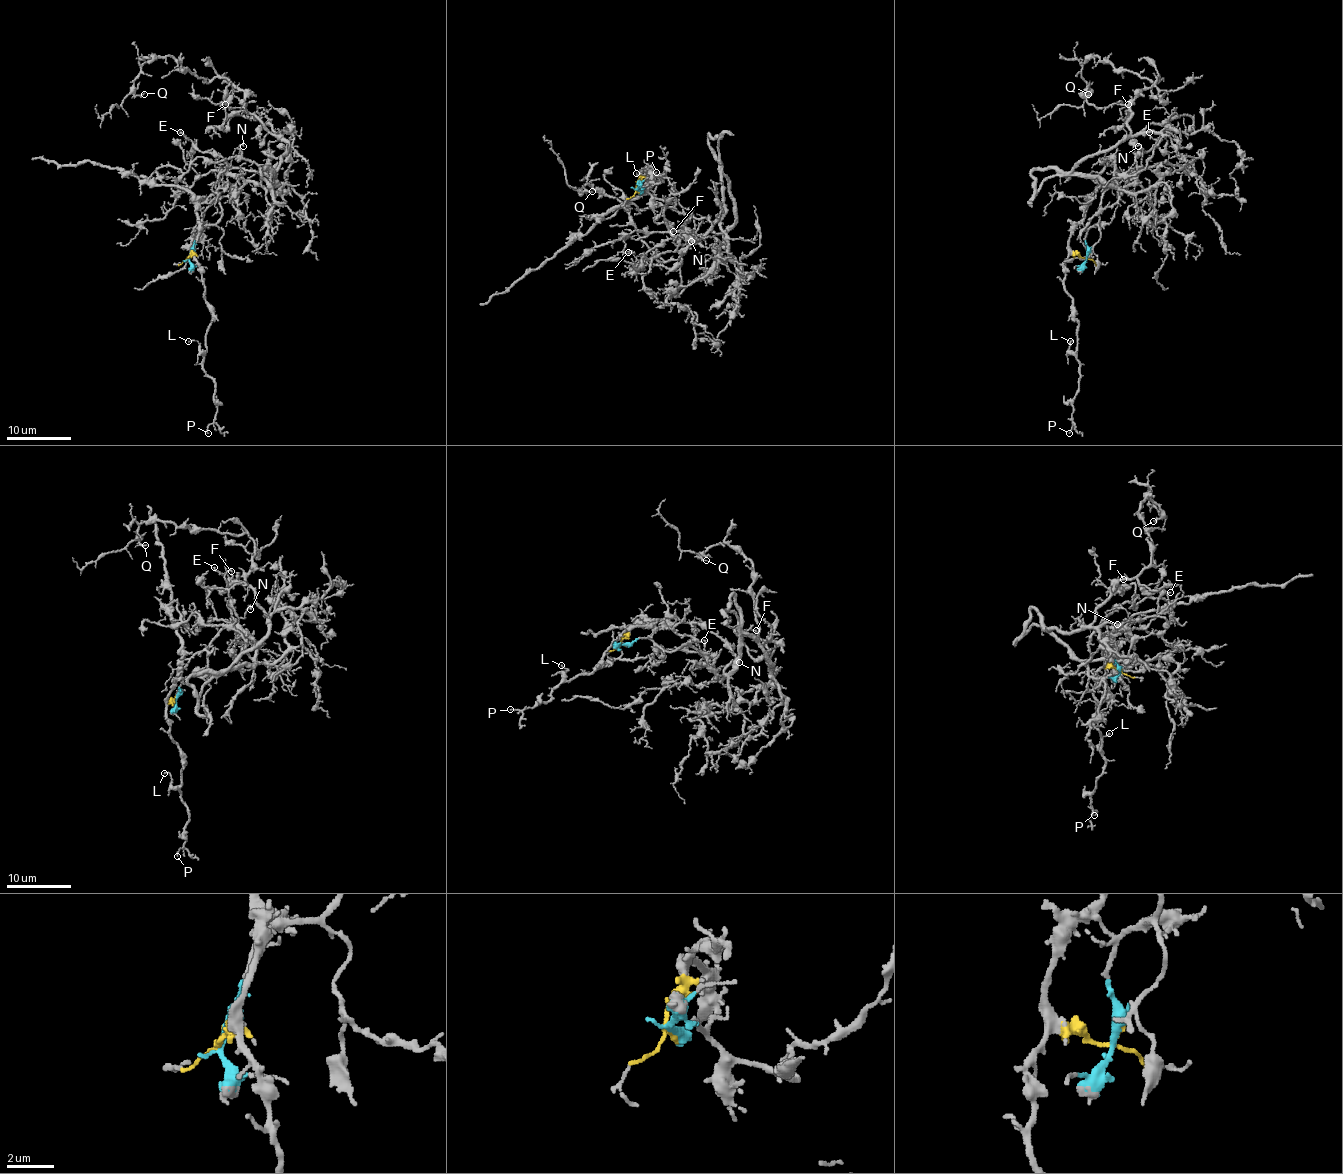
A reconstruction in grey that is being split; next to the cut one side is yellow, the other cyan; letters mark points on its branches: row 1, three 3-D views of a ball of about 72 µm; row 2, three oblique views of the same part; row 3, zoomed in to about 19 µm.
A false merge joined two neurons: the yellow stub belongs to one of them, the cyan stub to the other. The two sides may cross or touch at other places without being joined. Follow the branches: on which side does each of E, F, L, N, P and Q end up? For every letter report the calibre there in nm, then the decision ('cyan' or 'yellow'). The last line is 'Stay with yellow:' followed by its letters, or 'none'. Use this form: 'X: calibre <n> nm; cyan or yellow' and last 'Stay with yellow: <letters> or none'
E: calibre 120 nm; cyan
F: calibre 110 nm; cyan
L: calibre 120 nm; yellow
N: calibre 100 nm; cyan
P: calibre 110 nm; yellow
Q: calibre 130 nm; cyan
Stay with yellow: L, P

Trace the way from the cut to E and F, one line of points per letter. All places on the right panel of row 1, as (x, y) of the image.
E: (1087, 255), (1086, 231), (1099, 220), (1102, 194), (1126, 172), (1136, 170), (1137, 156), (1156, 141), (1148, 132)
F: (1087, 255), (1102, 194), (1126, 172), (1136, 180), (1113, 186), (1073, 170), (1129, 133), (1128, 105)

